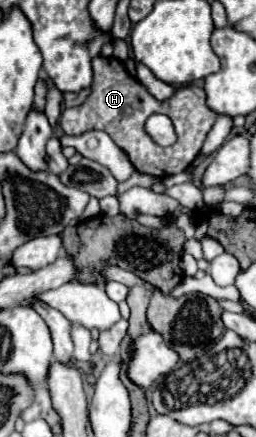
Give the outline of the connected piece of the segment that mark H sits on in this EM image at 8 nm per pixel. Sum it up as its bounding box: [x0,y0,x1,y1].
[59,55,217,179]

